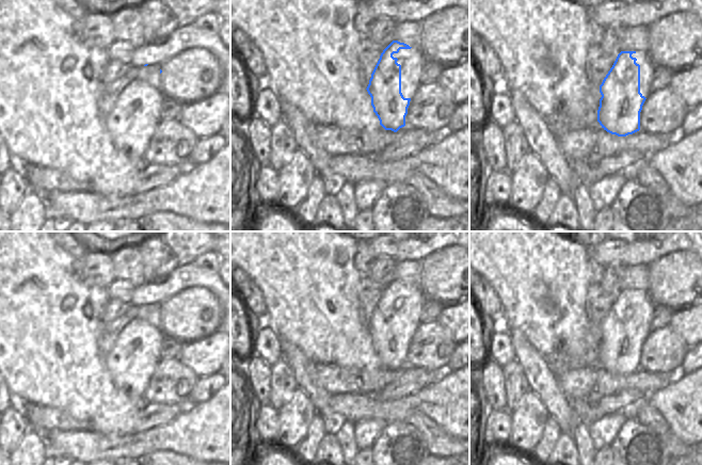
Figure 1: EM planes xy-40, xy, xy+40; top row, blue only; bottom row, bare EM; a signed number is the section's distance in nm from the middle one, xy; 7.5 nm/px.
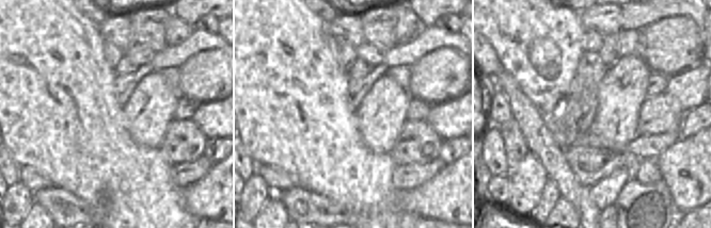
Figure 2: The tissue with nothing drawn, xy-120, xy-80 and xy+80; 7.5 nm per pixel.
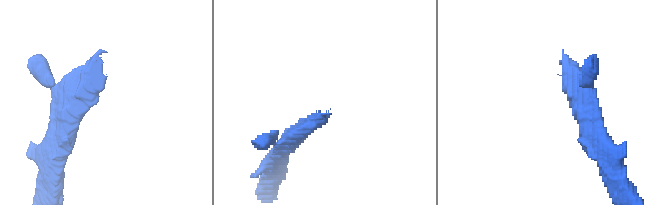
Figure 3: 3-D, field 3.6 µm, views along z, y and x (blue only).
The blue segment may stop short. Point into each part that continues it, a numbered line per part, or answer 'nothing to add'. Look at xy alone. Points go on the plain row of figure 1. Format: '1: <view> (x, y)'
1: xy (355, 370)

